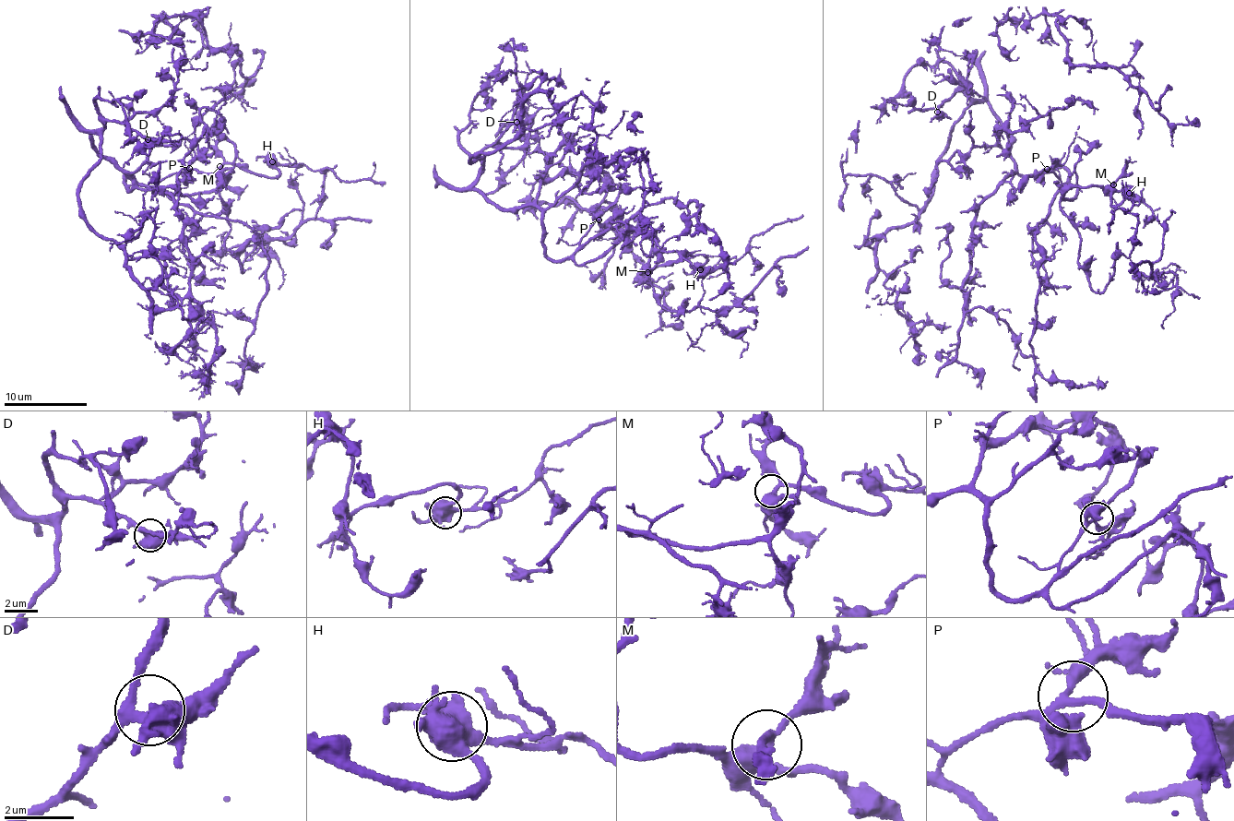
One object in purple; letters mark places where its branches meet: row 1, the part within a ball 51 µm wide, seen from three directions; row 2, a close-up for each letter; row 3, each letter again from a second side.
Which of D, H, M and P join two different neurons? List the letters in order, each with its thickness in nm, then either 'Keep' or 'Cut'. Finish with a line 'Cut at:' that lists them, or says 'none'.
D: Thickness 460 nm. Keep
H: Thickness 600 nm. Cut
M: Thickness 360 nm. Keep
P: Thickness 180 nm. Keep
Cut at: H

